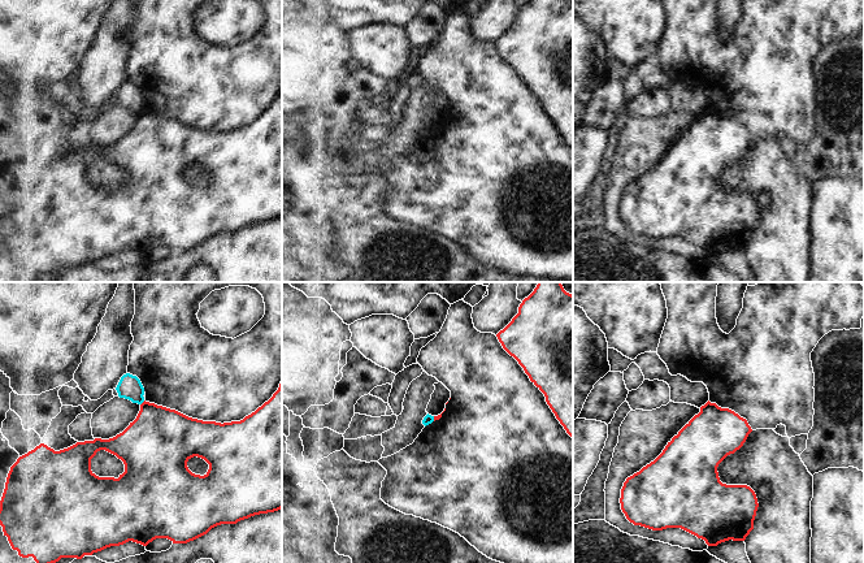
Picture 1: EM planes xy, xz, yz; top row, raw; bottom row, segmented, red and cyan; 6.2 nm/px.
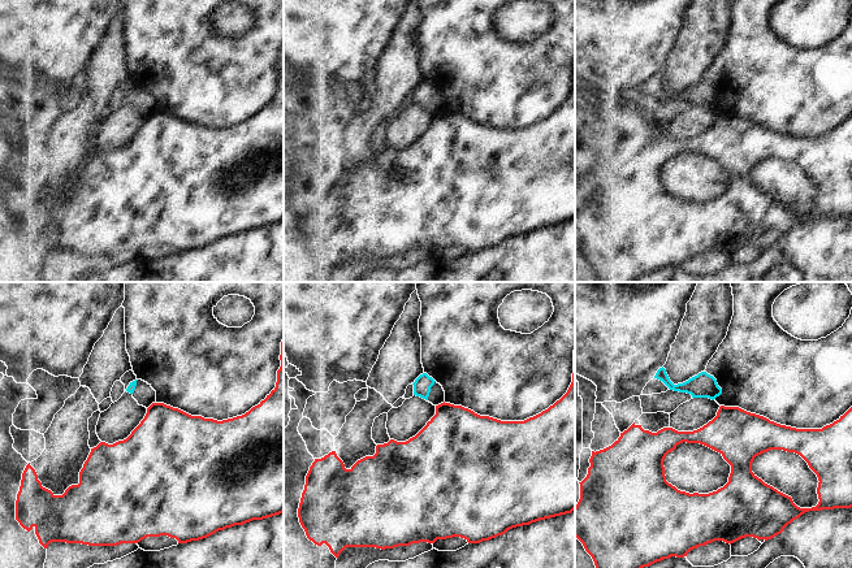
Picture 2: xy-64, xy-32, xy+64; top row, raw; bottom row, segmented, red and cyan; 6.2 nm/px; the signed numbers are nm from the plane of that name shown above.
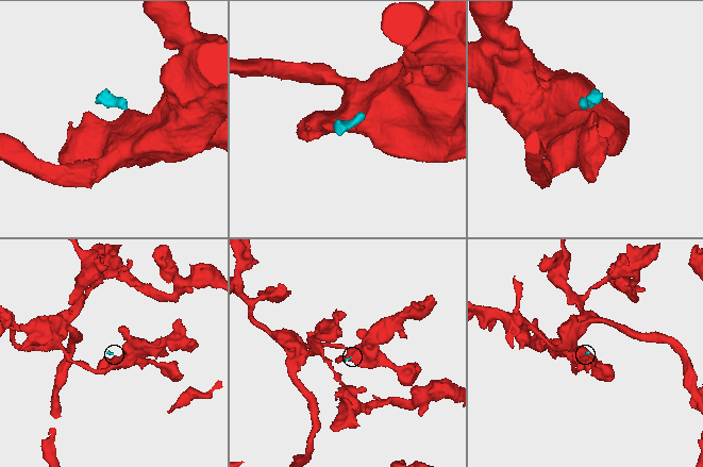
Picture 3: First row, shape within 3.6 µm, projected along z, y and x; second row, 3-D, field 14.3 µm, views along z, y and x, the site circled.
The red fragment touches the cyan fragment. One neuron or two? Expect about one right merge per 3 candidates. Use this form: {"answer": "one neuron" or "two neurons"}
{"answer": "two neurons"}

